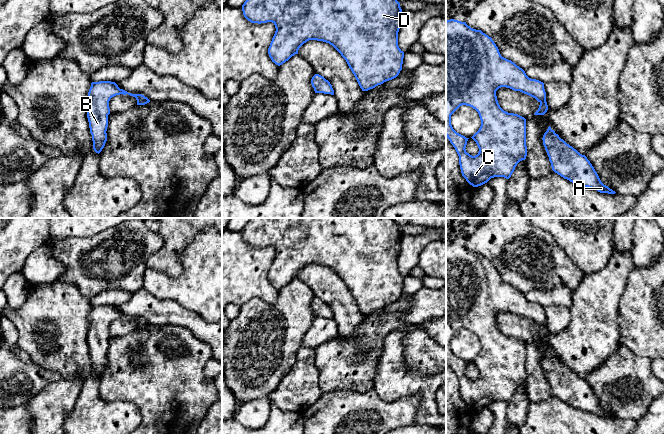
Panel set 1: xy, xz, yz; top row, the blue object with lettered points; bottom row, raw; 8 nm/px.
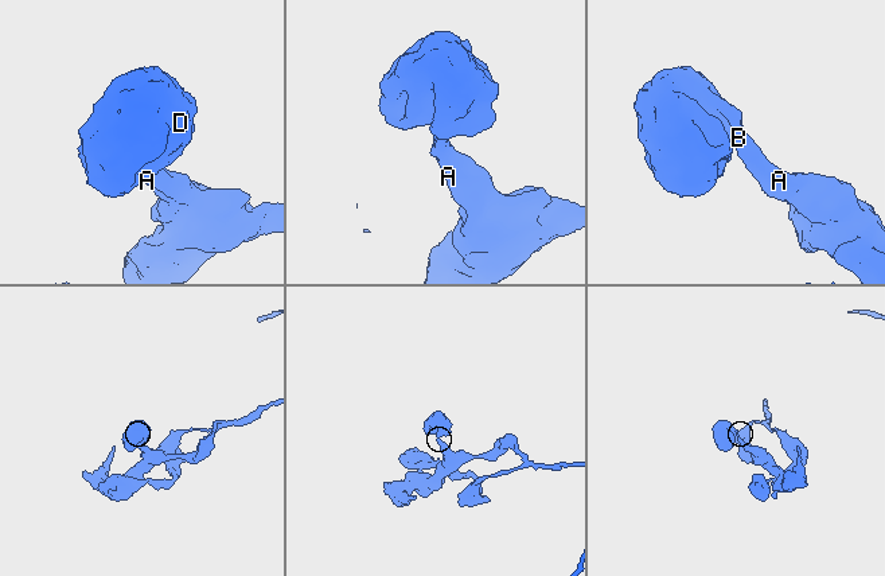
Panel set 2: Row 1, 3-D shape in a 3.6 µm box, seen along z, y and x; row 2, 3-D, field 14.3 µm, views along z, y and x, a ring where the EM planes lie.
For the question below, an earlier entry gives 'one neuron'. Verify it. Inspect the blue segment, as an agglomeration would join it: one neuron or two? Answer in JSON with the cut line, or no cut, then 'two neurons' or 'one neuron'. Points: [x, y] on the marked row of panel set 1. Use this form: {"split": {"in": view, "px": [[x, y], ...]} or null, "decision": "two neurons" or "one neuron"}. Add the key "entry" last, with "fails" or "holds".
{"split": null, "decision": "one neuron", "entry": "holds"}

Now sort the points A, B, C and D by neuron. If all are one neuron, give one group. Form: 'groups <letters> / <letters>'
groups A B C D

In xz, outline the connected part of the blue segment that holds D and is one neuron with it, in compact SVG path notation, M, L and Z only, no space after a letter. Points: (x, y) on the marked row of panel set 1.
M246 0L242 5L244 17L251 23L272 22L276 31L268 48L272 62L280 66L309 40L332 45L346 60L362 91L368 91L396 78L402 70L404 52L398 46L400 15L397 0Z

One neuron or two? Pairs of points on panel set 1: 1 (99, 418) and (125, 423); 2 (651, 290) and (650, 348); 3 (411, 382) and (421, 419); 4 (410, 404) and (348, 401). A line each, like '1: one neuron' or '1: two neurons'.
1: one neuron
2: one neuron
3: one neuron
4: one neuron

